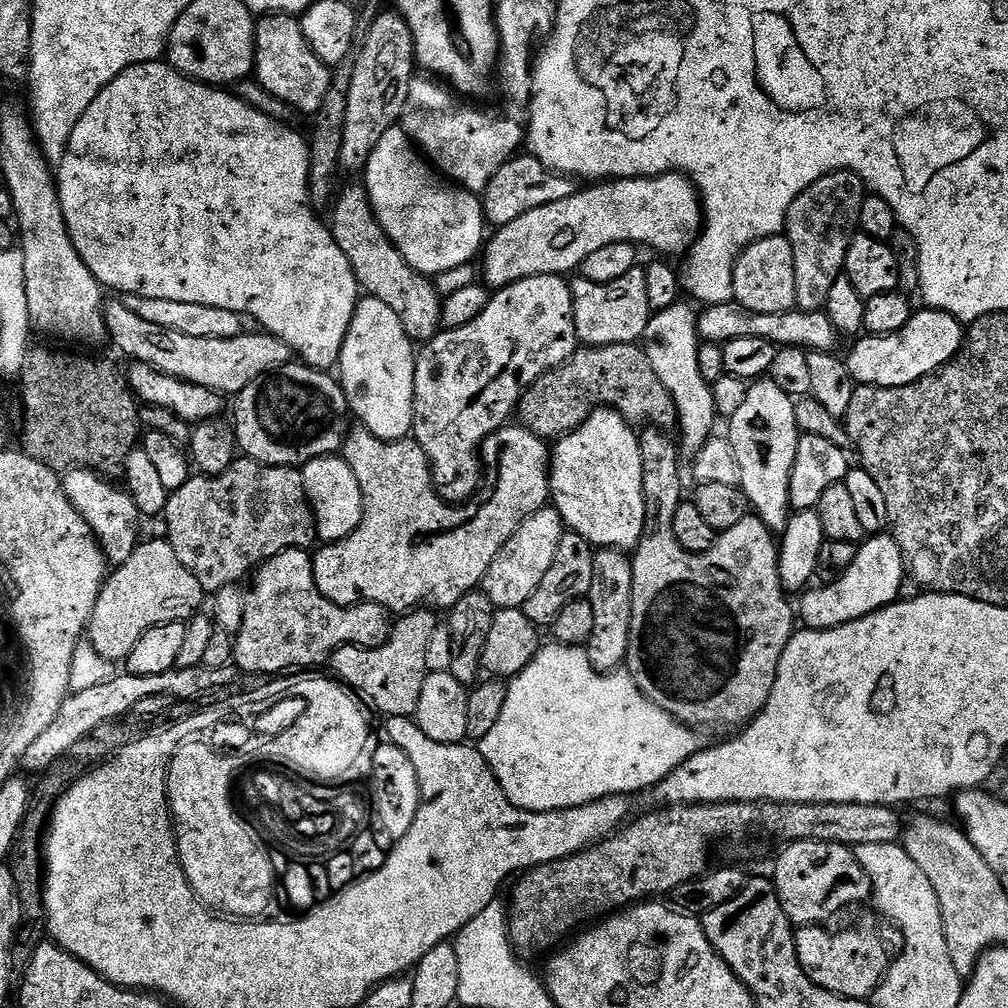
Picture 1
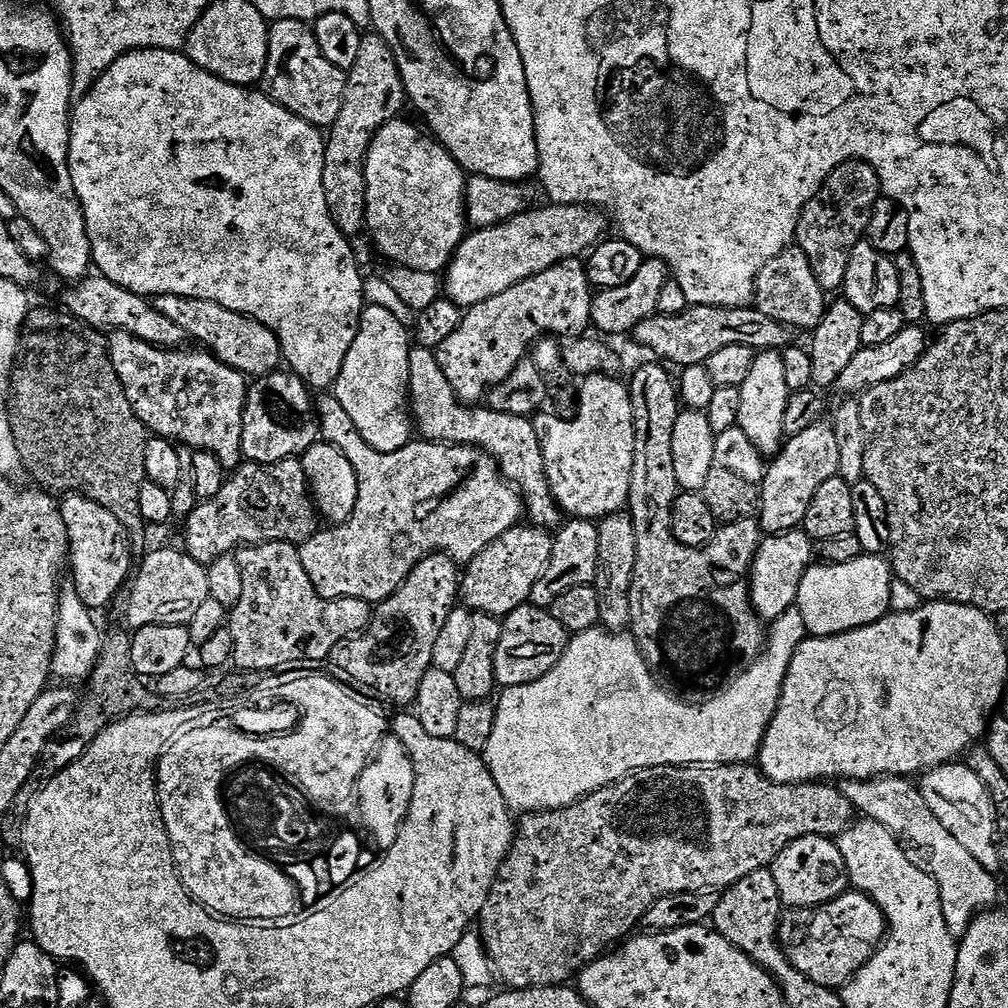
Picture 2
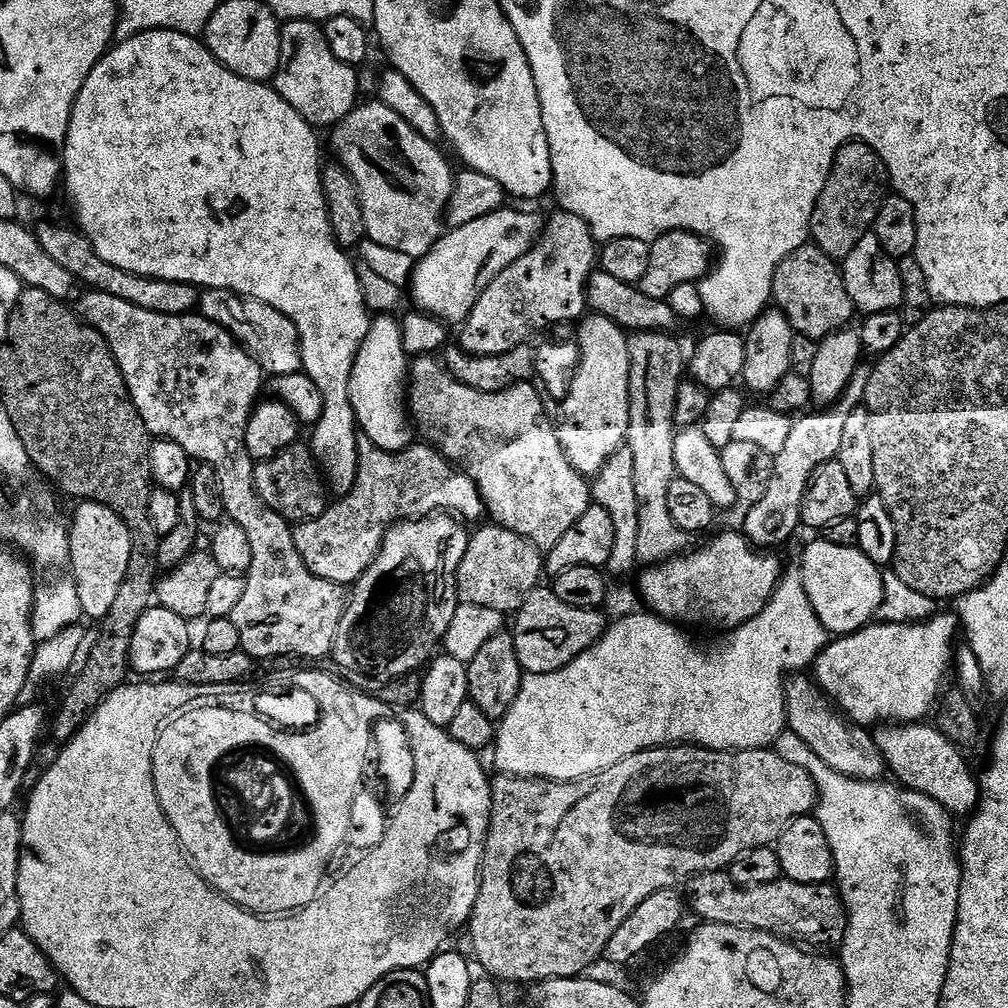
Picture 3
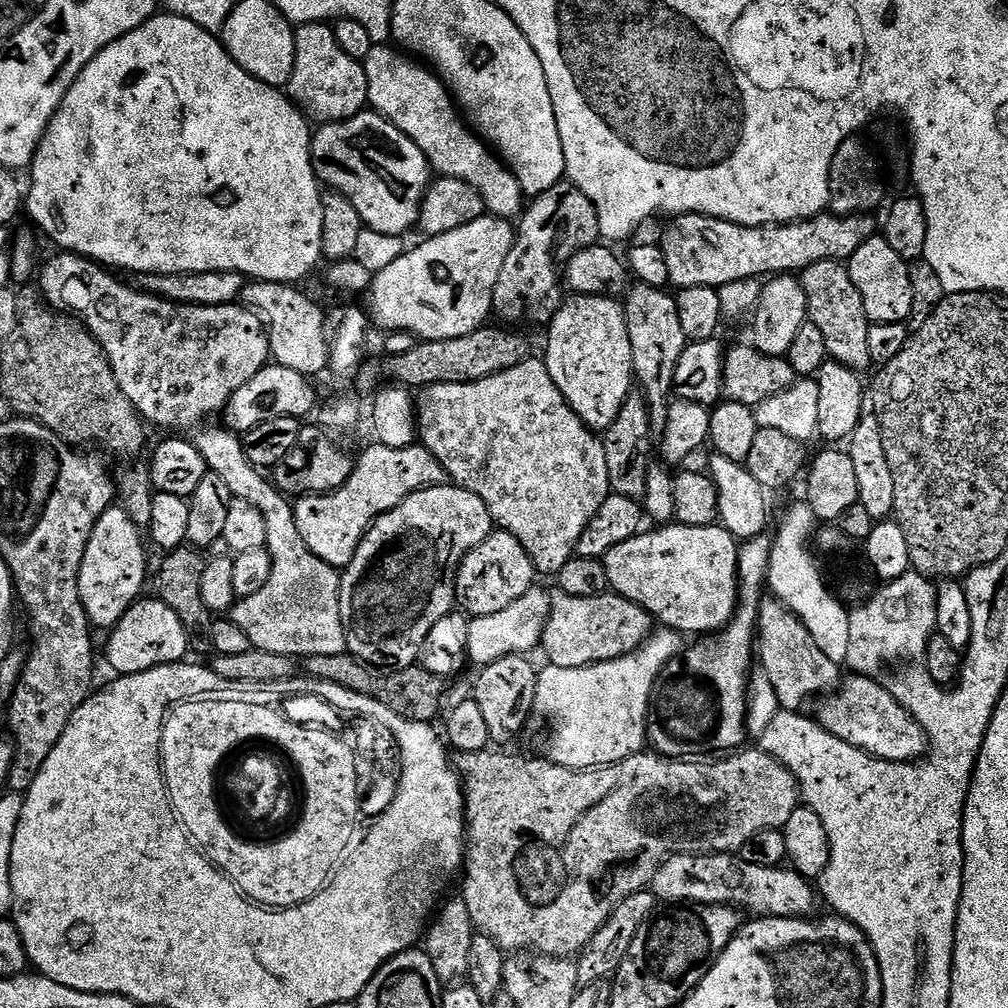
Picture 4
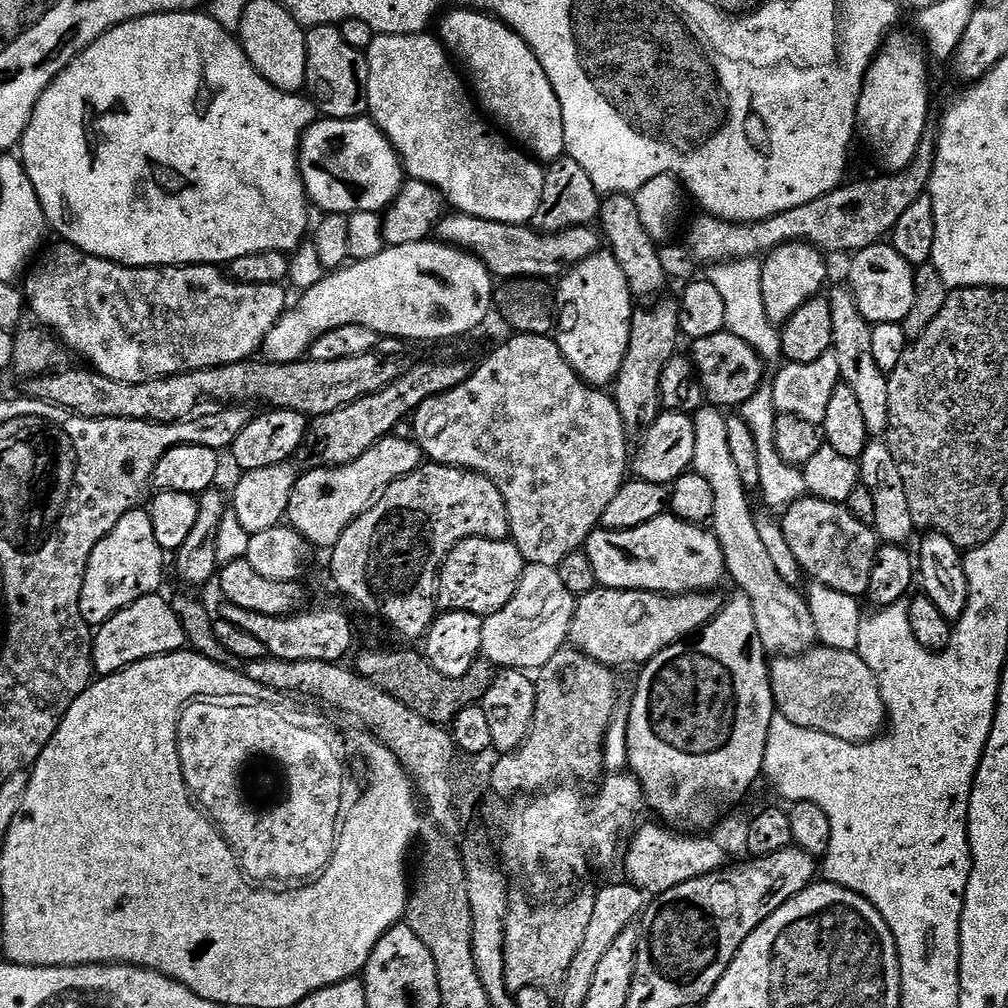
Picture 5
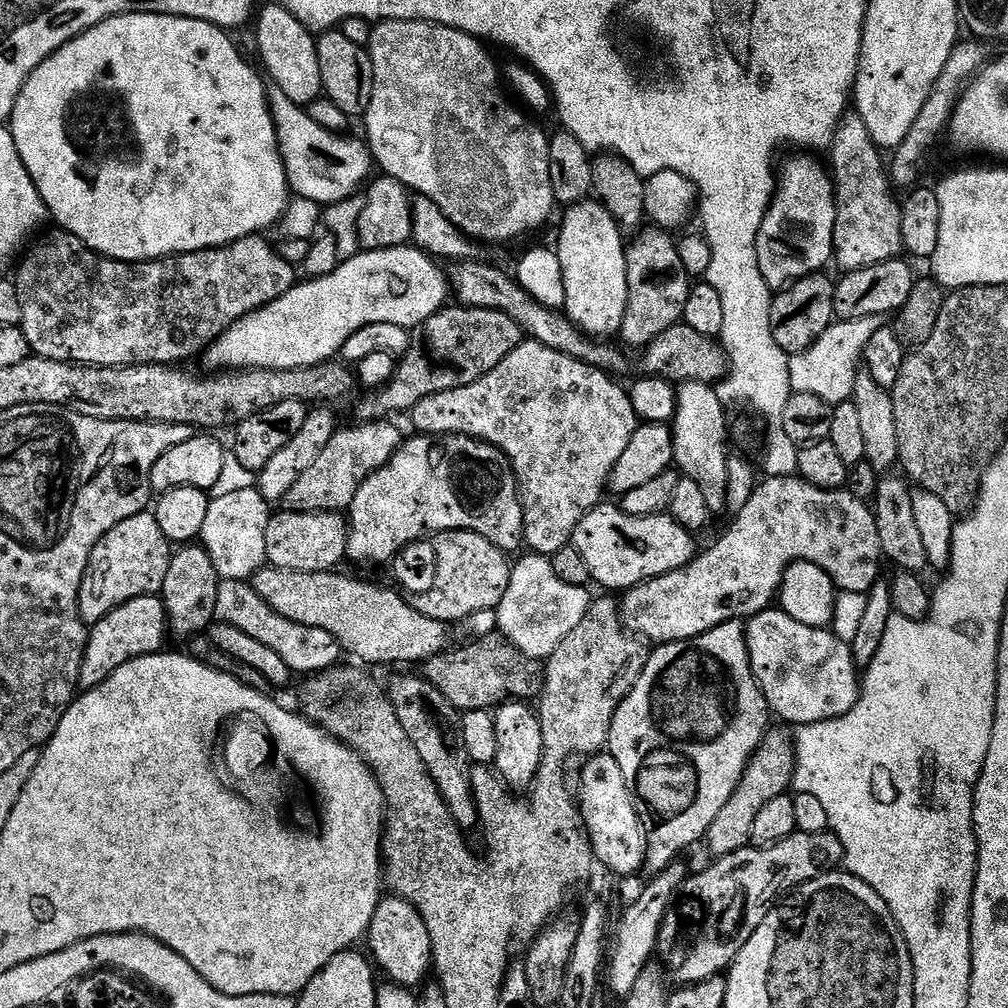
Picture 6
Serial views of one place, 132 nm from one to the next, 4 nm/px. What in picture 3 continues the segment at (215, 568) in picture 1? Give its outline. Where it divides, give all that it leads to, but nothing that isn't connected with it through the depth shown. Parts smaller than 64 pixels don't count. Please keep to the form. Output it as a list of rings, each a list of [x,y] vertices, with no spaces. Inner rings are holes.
[[[297,442],[274,458],[259,461],[253,467],[252,481],[262,502],[286,521],[316,520],[330,507],[330,493],[307,443]]]

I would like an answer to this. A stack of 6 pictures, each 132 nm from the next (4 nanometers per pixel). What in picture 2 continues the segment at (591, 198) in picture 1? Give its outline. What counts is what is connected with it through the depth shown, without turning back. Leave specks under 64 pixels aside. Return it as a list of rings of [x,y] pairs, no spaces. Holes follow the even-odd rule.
[[[580,202],[549,203],[548,208],[533,207],[492,228],[469,231],[446,269],[447,299],[467,310],[486,298],[494,298],[494,294],[510,290],[520,280],[579,257],[579,252],[587,253],[605,235],[604,216],[598,209],[584,206]]]

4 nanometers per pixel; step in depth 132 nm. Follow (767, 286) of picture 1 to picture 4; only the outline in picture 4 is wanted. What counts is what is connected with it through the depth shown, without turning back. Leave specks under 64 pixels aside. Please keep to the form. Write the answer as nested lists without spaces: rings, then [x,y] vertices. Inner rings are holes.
[[[838,260],[814,262],[809,268],[804,269],[799,277],[799,282],[802,290],[806,290],[808,319],[811,324],[818,326],[818,330],[822,330],[822,338],[826,338],[826,350],[829,357],[835,363],[845,364],[847,368],[852,368],[855,372],[867,373],[867,368],[873,367],[869,345],[870,330],[868,326],[870,321],[866,314],[866,306],[862,306],[862,294],[858,294],[858,286],[854,286],[854,282],[848,273],[847,263]]]

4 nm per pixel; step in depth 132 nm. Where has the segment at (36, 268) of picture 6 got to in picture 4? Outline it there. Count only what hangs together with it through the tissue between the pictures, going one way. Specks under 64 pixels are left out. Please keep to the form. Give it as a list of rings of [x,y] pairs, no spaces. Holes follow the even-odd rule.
[[[61,251],[60,256],[53,260],[43,261],[42,267],[38,272],[38,287],[44,293],[45,300],[56,309],[57,312],[67,312],[68,315],[81,320],[87,328],[92,331],[92,337],[102,346],[110,366],[114,370],[114,378],[118,378],[118,386],[122,386],[122,394],[130,398],[130,402],[136,407],[136,411],[149,425],[157,424],[160,428],[188,428],[191,424],[200,424],[207,416],[219,413],[228,404],[229,398],[234,390],[239,390],[241,386],[246,386],[258,370],[262,370],[265,364],[269,363],[270,353],[268,350],[268,330],[259,315],[253,309],[243,303],[235,302],[228,305],[194,305],[180,304],[178,301],[165,300],[160,296],[154,296],[148,292],[140,291],[139,288],[131,283],[123,284],[120,280],[115,280],[113,273],[107,267],[101,266],[95,260],[89,260],[82,256],[77,256],[71,252]]]

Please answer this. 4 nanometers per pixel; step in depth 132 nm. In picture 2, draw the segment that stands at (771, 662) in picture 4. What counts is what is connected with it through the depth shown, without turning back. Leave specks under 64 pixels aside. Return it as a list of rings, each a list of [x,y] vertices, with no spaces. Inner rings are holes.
[[[881,775],[860,783],[864,784],[850,792],[853,805],[859,811],[861,808],[865,817],[886,826],[886,830],[890,830],[905,849],[914,853],[915,859],[924,871],[932,875],[938,886],[949,934],[954,938],[963,936],[979,913],[995,905],[992,903],[996,900],[997,877],[985,870],[978,858],[974,858],[974,854],[970,854],[970,850],[966,850],[966,846],[962,846],[962,842],[958,842],[958,838],[954,838],[954,834],[950,834],[942,822],[938,822],[934,810],[926,806],[919,787],[911,779]]]

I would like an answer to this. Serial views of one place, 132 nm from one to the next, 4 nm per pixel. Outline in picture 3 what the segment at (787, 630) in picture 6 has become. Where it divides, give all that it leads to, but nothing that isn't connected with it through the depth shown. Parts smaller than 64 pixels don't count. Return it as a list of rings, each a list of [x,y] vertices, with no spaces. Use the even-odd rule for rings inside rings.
[[[927,723],[893,724],[875,729],[874,739],[878,750],[884,755],[889,773],[893,772],[905,789],[921,792],[941,804],[953,817],[967,817],[976,811],[982,799],[978,776],[968,769],[965,753],[943,736],[939,728]]]

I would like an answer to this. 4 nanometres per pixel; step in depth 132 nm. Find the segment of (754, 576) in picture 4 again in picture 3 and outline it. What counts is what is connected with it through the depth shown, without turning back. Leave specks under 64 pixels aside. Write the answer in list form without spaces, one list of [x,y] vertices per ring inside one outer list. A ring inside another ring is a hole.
[[[871,367],[857,368],[854,378],[850,378],[850,386],[846,386],[846,390],[835,404],[823,410],[813,411],[813,416],[801,415],[793,423],[790,438],[786,438],[786,446],[782,446],[782,450],[774,458],[776,465],[772,471],[770,490],[762,494],[762,502],[751,505],[745,511],[748,513],[744,516],[742,532],[747,536],[749,544],[760,550],[776,550],[779,544],[786,543],[796,531],[801,531],[800,511],[810,478],[814,470],[818,470],[818,466],[839,457],[842,446],[842,426],[846,426],[846,418],[849,414],[863,405],[871,373]]]

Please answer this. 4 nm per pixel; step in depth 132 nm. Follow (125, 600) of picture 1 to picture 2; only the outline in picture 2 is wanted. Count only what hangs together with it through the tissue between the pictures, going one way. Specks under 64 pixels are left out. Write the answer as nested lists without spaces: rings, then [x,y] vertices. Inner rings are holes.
[[[179,547],[176,548],[160,548],[150,553],[141,562],[140,569],[137,572],[135,569],[126,588],[128,601],[124,604],[124,620],[129,624],[129,629],[179,621],[195,612],[202,601],[209,599],[207,567],[190,558]]]

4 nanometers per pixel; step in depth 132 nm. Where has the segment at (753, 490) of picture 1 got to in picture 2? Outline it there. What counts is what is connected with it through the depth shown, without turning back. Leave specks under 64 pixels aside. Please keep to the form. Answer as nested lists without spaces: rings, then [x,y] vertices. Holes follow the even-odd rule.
[[[757,351],[754,366],[750,366],[750,375],[746,377],[746,382],[740,384],[739,389],[740,405],[736,415],[738,427],[744,431],[746,438],[750,438],[757,452],[768,458],[775,457],[785,439],[784,419],[786,418],[786,402],[790,395],[786,386],[786,374],[782,367],[780,352]]]

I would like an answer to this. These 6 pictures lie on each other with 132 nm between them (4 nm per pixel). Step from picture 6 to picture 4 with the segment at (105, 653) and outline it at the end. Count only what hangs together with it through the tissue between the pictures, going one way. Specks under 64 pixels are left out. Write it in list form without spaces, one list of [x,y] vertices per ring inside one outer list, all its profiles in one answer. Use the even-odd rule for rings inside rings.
[[[141,598],[122,614],[122,618],[110,629],[108,636],[108,664],[116,676],[138,674],[163,664],[178,664],[189,655],[190,649],[182,620],[159,598]]]

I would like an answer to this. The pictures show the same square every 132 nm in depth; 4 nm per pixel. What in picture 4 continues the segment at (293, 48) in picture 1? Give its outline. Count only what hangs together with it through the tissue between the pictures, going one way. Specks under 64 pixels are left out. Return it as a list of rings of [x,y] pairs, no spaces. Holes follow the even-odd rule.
[[[327,23],[302,24],[294,38],[294,74],[286,85],[287,95],[309,121],[317,125],[340,124],[369,107],[368,83],[363,63],[338,46]]]

